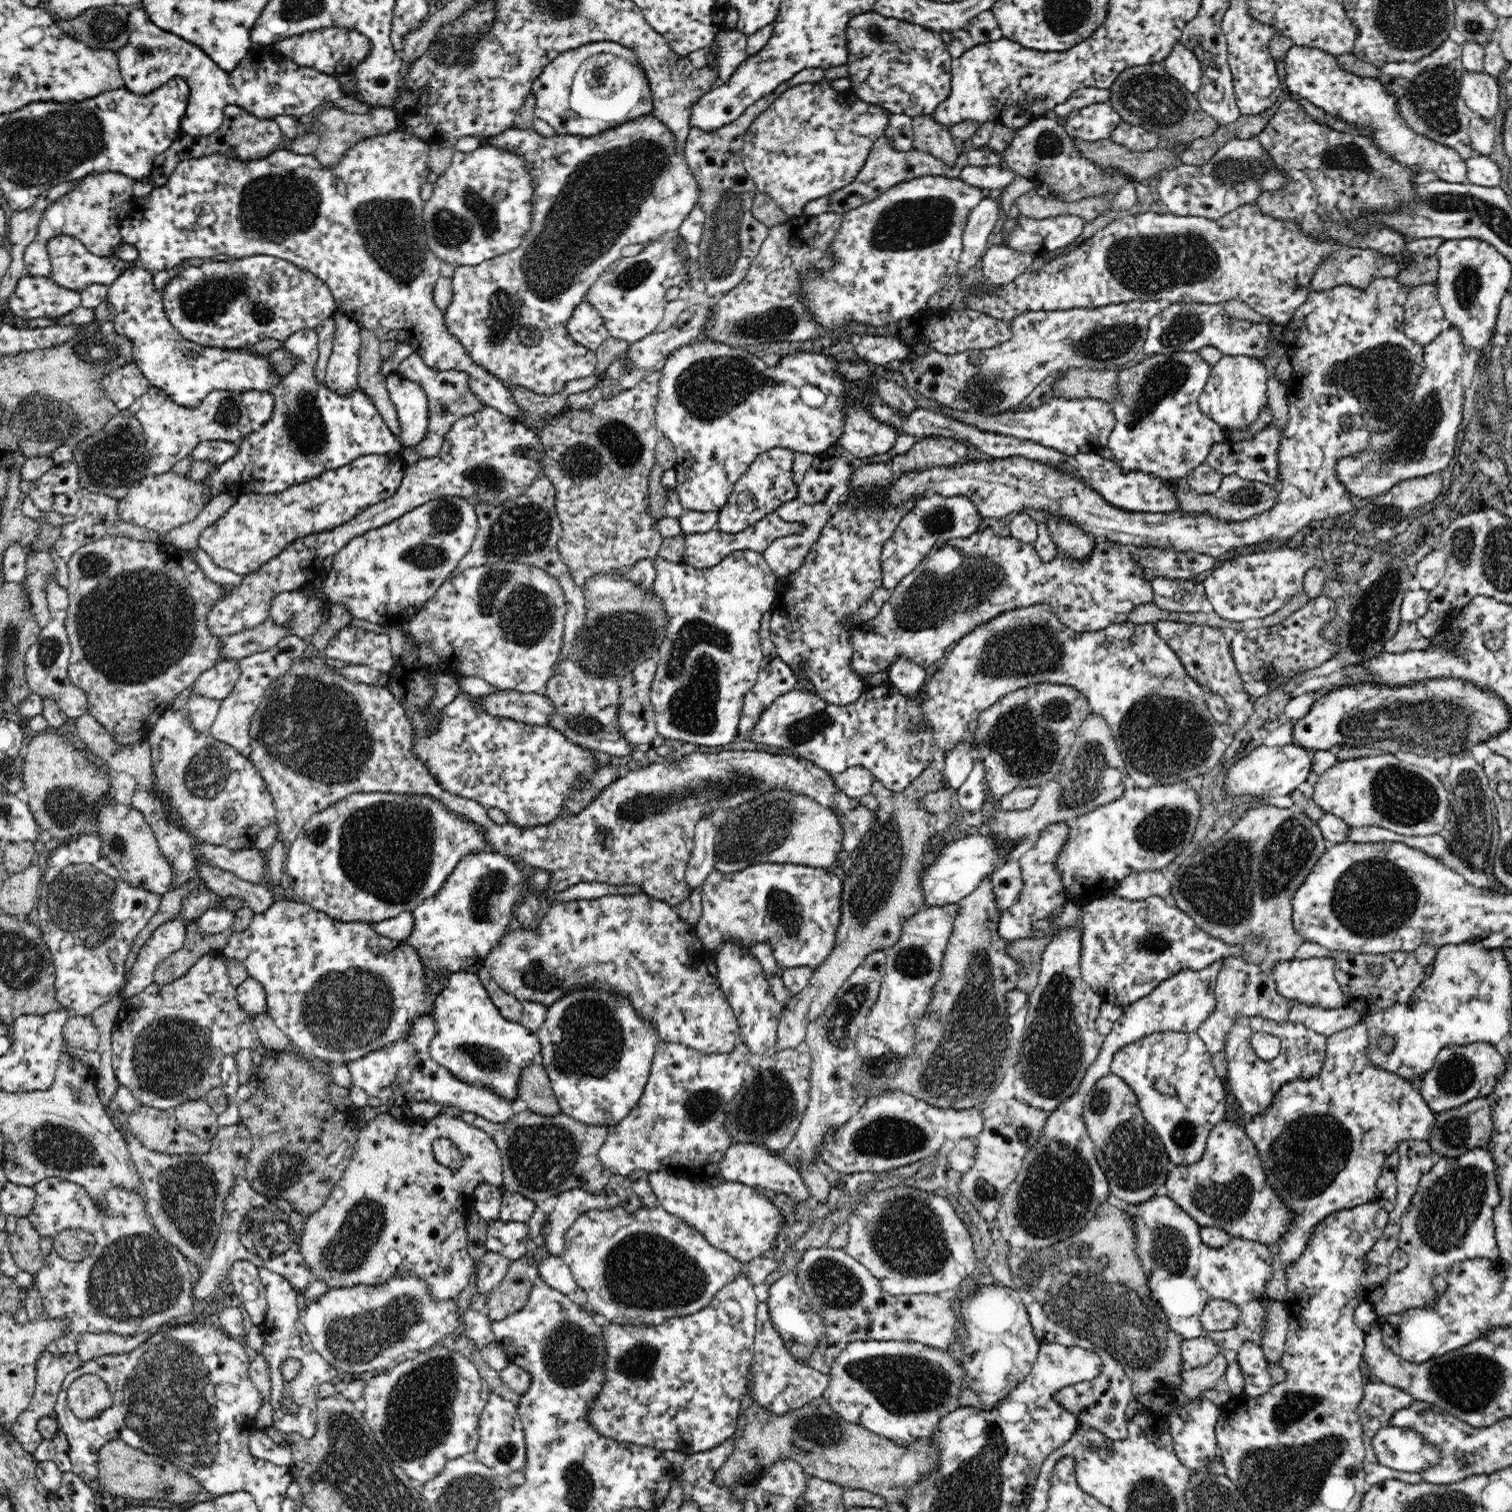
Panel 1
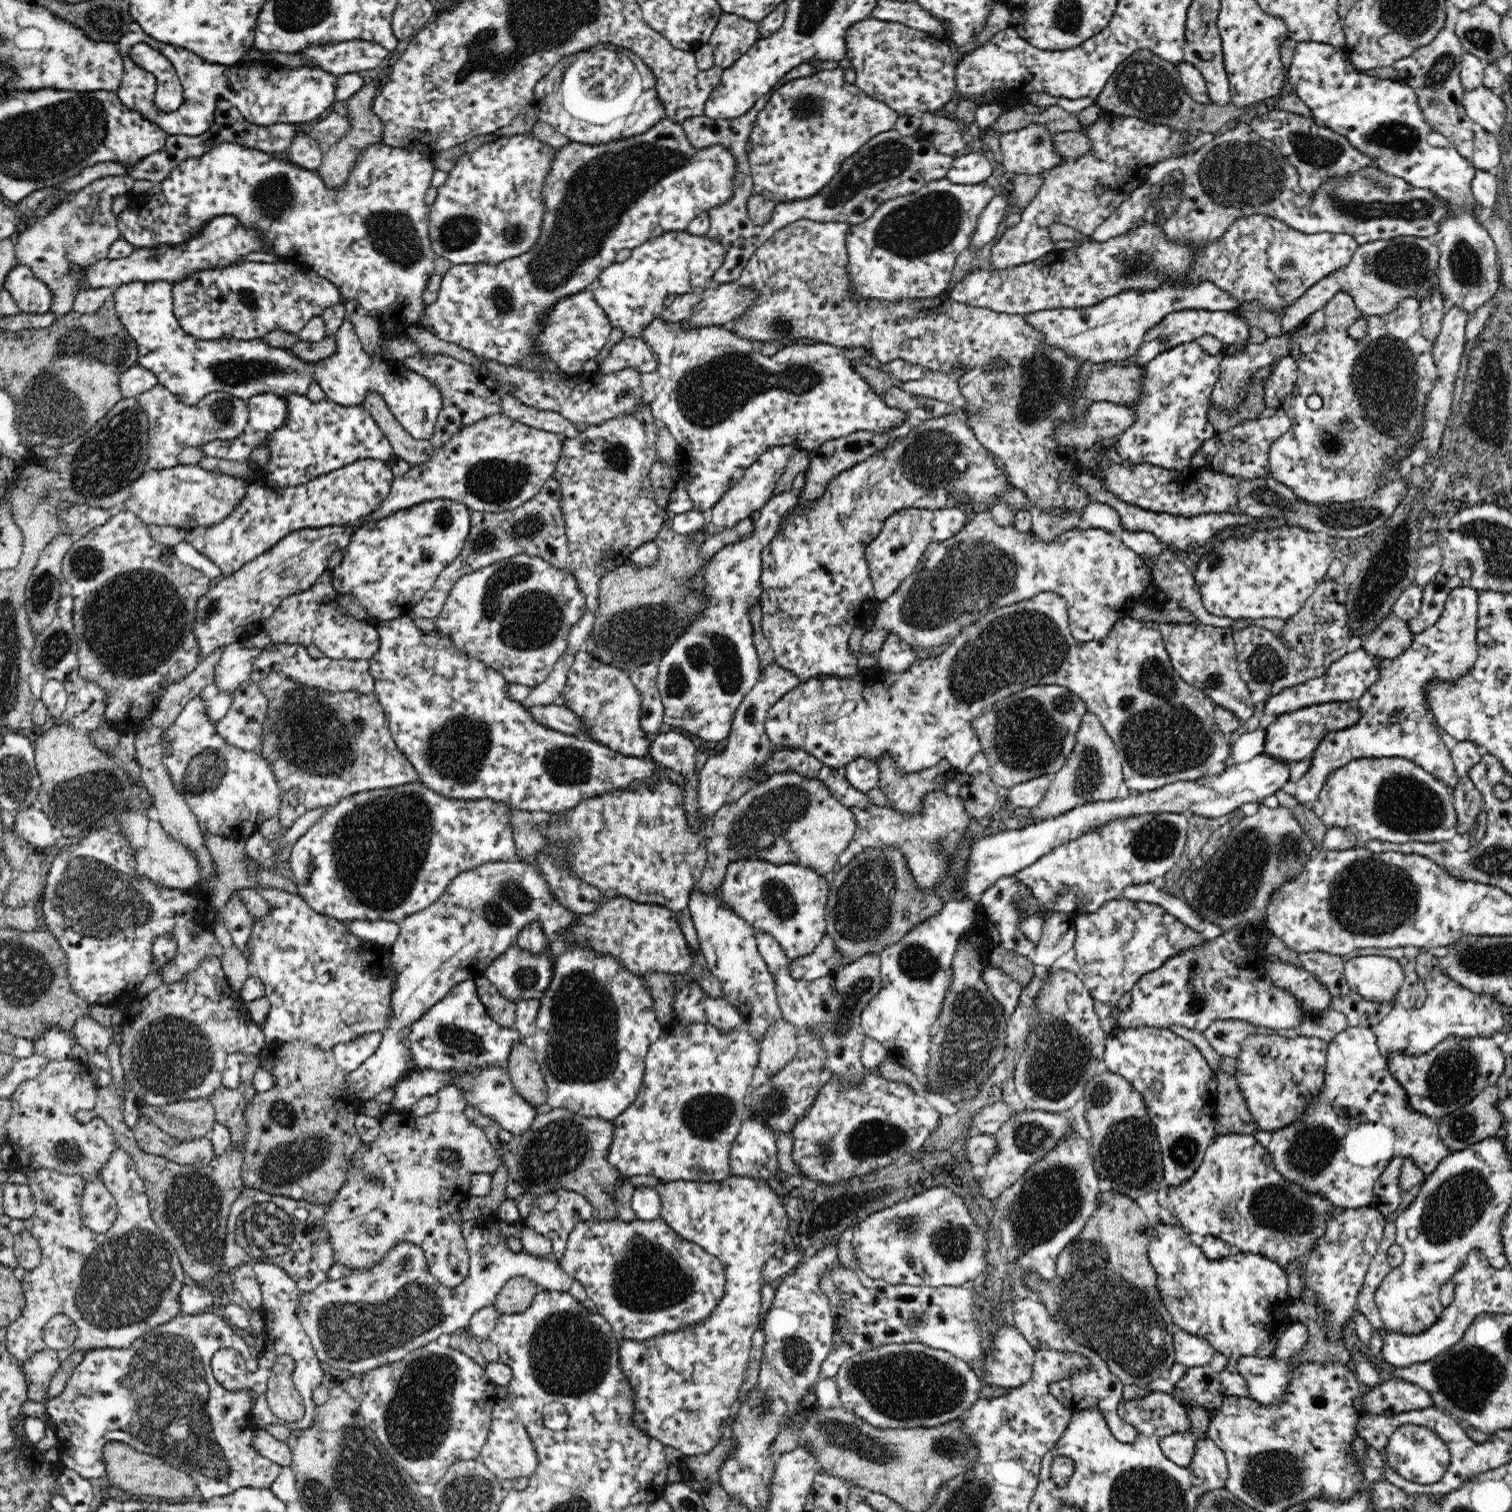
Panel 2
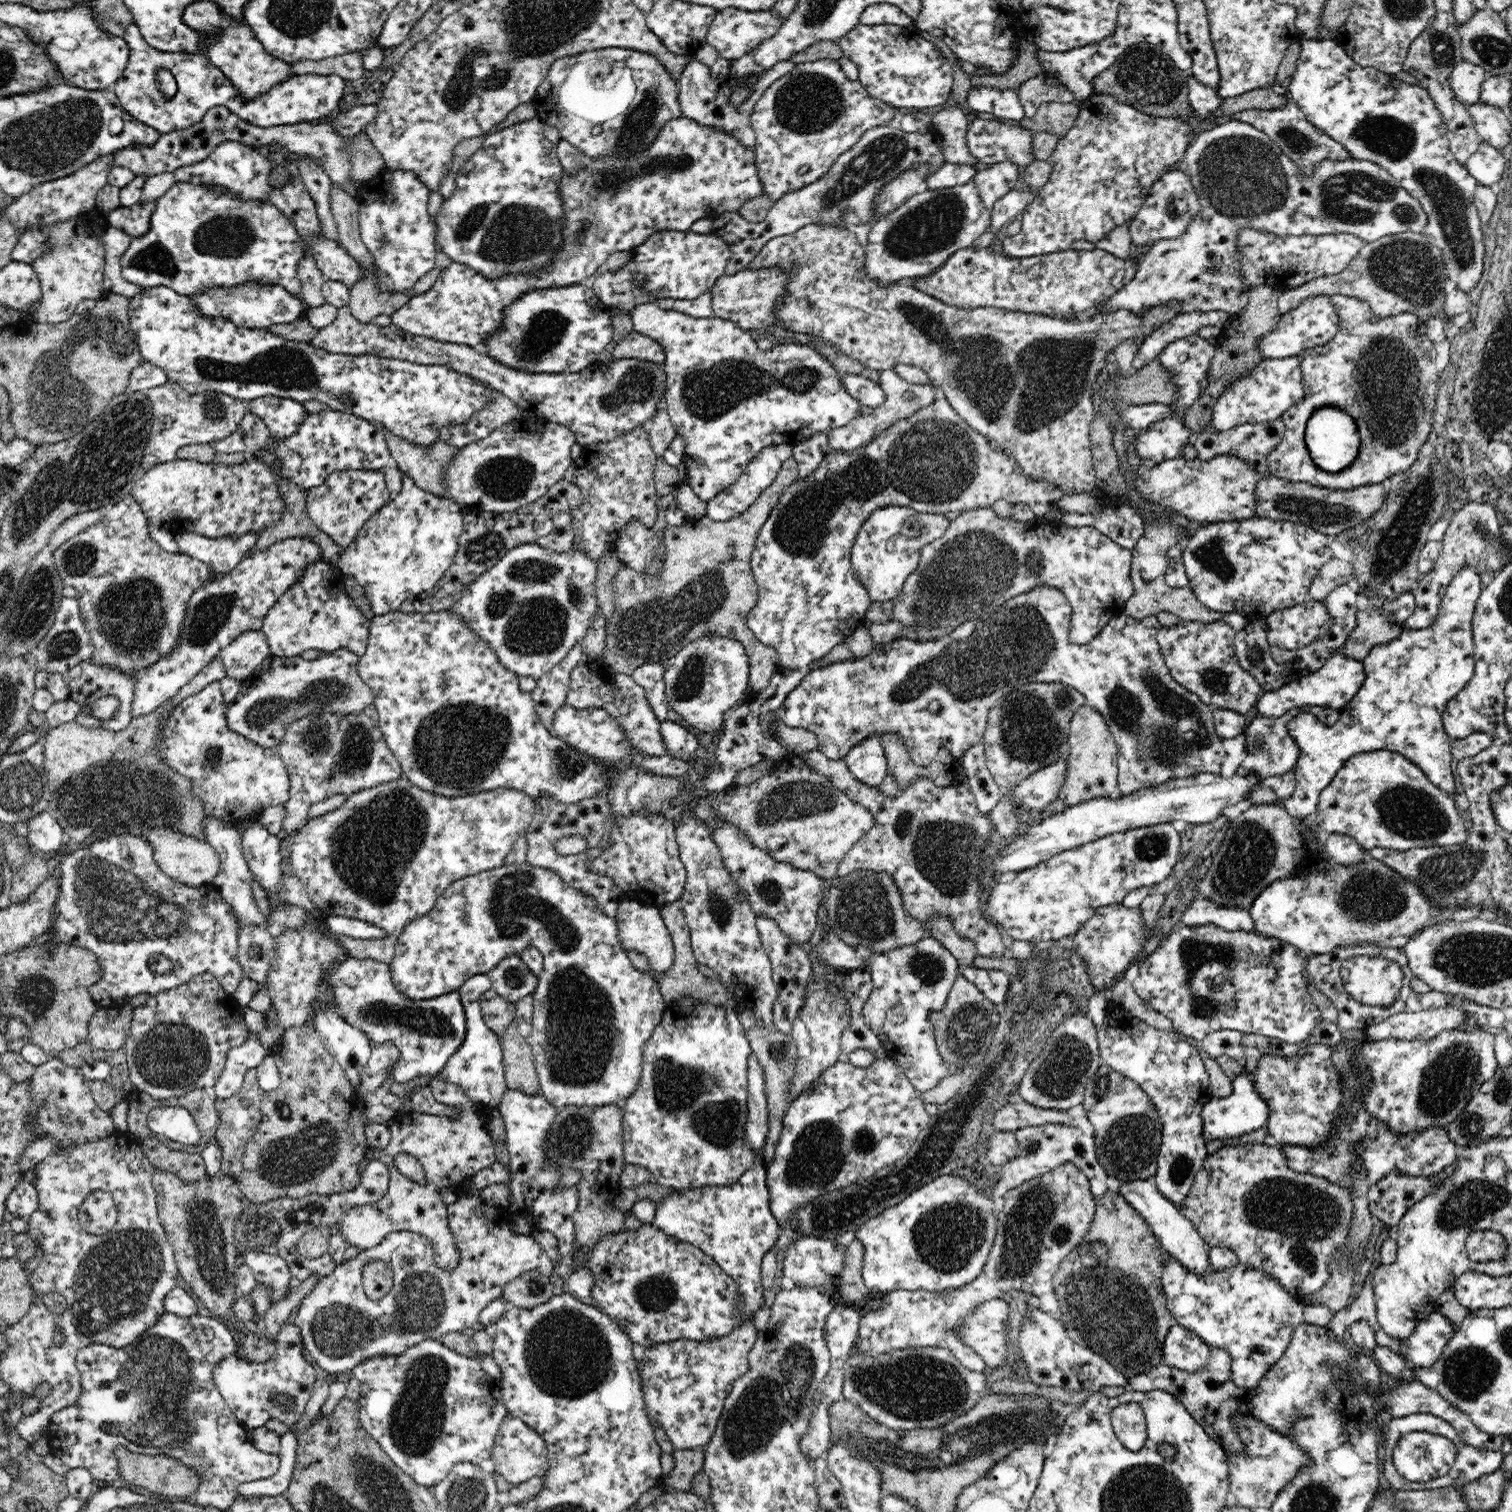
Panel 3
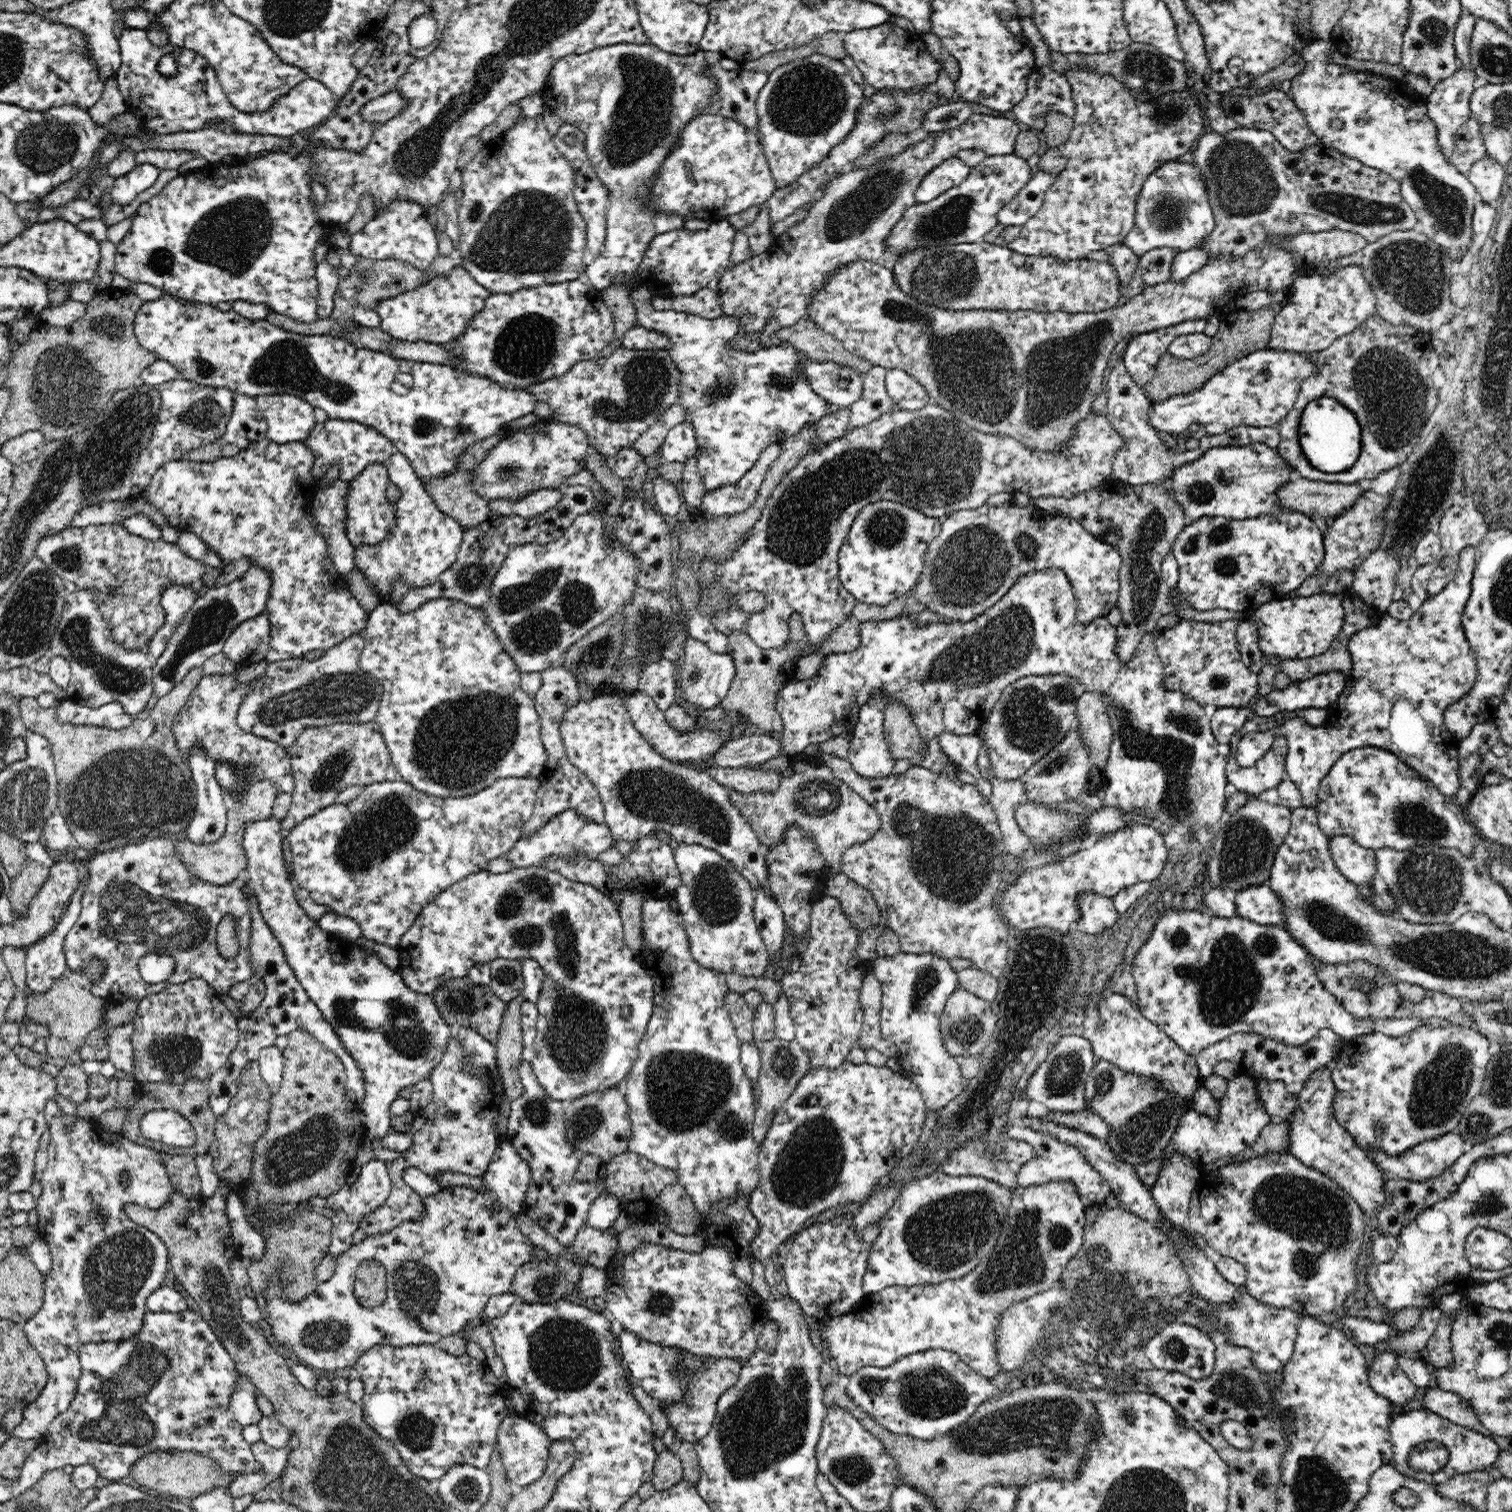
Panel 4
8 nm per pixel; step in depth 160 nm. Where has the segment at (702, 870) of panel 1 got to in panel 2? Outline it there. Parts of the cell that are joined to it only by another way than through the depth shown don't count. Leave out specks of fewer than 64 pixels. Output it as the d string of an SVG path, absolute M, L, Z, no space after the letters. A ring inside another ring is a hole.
M774 662L763 670L763 675L758 682L742 699L742 704L737 708L734 720L732 720L725 748L720 753L717 752L716 755L708 758L699 770L698 803L700 803L702 828L705 830L707 830L708 822L713 815L726 803L728 793L734 784L746 774L752 774L754 769L772 758L774 752L771 747L775 744L765 733L768 711L801 681L791 670L786 670Z

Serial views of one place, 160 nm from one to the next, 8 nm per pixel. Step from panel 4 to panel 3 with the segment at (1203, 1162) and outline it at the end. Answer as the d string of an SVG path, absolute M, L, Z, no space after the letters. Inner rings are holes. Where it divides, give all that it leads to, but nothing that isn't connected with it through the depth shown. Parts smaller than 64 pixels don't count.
M1240 1074L1232 1080L1232 1094L1226 1097L1212 1097L1202 1108L1202 1141L1206 1145L1210 1141L1238 1138L1243 1134L1254 1132L1254 1129L1266 1127L1270 1116L1269 1104L1256 1090L1255 1082L1250 1074Z

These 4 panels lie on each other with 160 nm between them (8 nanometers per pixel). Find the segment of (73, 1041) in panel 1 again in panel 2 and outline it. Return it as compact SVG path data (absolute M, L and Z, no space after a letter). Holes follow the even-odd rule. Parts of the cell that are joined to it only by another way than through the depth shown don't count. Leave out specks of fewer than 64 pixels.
M89 1015L82 1016L76 1023L75 1042L95 1058L99 1053L106 1052L106 1048L112 1044L112 1032L108 1029L109 1026L98 1023Z

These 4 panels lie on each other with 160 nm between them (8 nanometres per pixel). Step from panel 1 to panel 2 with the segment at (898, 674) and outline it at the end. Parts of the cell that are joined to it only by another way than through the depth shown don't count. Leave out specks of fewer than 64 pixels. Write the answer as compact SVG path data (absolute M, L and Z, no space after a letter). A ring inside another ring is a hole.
M886 634L880 652L877 653L878 664L886 671L904 672L916 661L916 652L897 634Z

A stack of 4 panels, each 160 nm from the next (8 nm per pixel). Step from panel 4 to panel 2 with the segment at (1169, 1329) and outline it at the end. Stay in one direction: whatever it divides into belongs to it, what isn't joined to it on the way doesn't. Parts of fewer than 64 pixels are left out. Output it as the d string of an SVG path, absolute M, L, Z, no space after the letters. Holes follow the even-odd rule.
M1180 1328L1173 1334L1172 1346L1175 1351L1175 1363L1184 1368L1205 1366L1212 1361L1216 1352L1205 1338Z

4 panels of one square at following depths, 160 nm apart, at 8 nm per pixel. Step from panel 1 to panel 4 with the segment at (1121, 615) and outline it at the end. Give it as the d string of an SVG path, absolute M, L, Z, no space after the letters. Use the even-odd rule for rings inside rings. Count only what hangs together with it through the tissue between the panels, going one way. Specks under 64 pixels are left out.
M1012 499L1009 502L1004 502L998 506L991 504L983 504L980 508L974 510L958 510L947 515L946 520L941 524L941 532L928 545L928 550L925 554L925 567L921 574L918 584L913 588L913 600L922 602L925 609L944 616L947 621L968 622L972 618L976 618L985 610L988 610L992 605L1000 600L1008 592L1012 584L1016 582L1016 578L1030 572L1032 570L1044 570L1044 568L1059 568L1063 570L1070 579L1073 590L1077 598L1077 617L1080 622L1090 622L1092 618L1105 617L1112 608L1116 607L1118 600L1118 572L1120 570L1120 553L1114 549L1114 545L1108 544L1105 540L1096 539L1090 532L1087 532L1080 523L1072 517L1058 514L1056 512L1048 512L1036 507L1032 502L1028 506L1018 506Z

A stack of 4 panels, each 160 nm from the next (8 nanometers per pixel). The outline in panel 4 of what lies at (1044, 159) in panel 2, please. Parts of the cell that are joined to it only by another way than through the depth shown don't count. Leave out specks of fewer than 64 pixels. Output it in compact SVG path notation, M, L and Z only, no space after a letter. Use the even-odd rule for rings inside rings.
M974 113L960 126L930 132L920 141L910 144L908 148L888 158L880 158L870 166L854 166L848 172L840 171L830 179L822 194L809 206L802 220L796 220L796 224L792 224L786 232L774 235L771 245L764 252L734 265L718 278L716 285L724 291L719 298L723 314L734 315L740 320L741 326L753 336L762 330L770 316L776 319L778 327L790 327L808 315L812 298L816 298L816 294L824 290L826 282L840 268L846 268L848 264L856 262L874 262L892 270L898 252L893 246L887 246L887 240L907 208L915 203L914 194L922 178L944 160L956 157L957 152L961 150L982 149L987 156L1014 154L1016 134L1022 128L1016 120L1004 116Z

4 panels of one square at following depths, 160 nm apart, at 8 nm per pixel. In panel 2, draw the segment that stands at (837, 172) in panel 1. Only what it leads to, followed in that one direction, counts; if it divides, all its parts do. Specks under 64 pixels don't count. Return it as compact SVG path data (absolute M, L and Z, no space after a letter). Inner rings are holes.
M839 67L824 68L776 87L757 114L747 144L754 194L775 203L814 196L840 170L840 164L856 154L872 136L894 129L898 117L884 102L868 96L858 85L846 82Z

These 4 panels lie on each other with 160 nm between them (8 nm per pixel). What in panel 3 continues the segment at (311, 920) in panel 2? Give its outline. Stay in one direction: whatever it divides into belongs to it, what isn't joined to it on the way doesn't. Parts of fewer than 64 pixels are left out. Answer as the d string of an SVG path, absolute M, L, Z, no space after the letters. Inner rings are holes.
M314 925L307 929L286 929L285 932L275 938L275 941L277 942L277 953L275 954L275 962L271 964L270 970L267 972L266 987L273 1007L277 1010L278 1026L268 1031L261 1013L248 1006L244 1006L242 1010L244 1021L249 1030L257 1032L259 1040L267 1048L278 1043L286 1029L308 1026L312 1014L310 1002L314 998L328 1006L326 1002L330 1002L332 995L326 993L320 978L322 978L322 974L328 966L332 966L336 962L341 963L348 957L344 947L340 947L330 937L324 937L322 933L318 933L314 929Z

